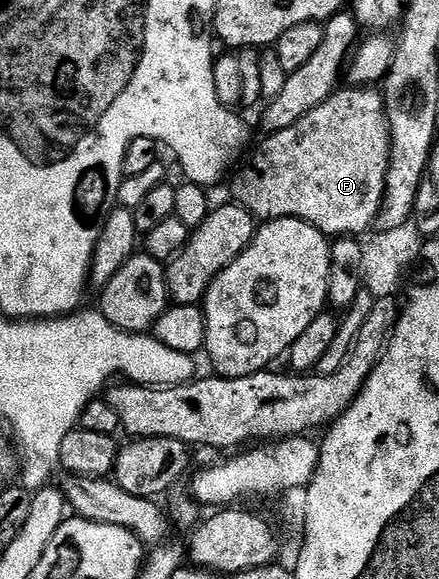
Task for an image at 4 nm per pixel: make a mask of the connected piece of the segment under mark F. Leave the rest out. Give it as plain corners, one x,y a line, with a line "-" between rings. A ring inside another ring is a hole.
349,85
349,88
334,91
331,98
307,113
307,117
299,117
295,125
287,125
287,129
275,131
264,136
261,148
248,156
247,162
236,172
237,180
233,183
233,191
236,202
246,207
252,213
253,218
258,221
268,221
271,219
301,219
305,223
310,223
315,229
322,231
326,237
361,237
364,231
373,231
377,214
383,205
383,193
387,185
387,171
393,153
393,132
389,127
389,115
385,112
385,97
380,90
369,85

